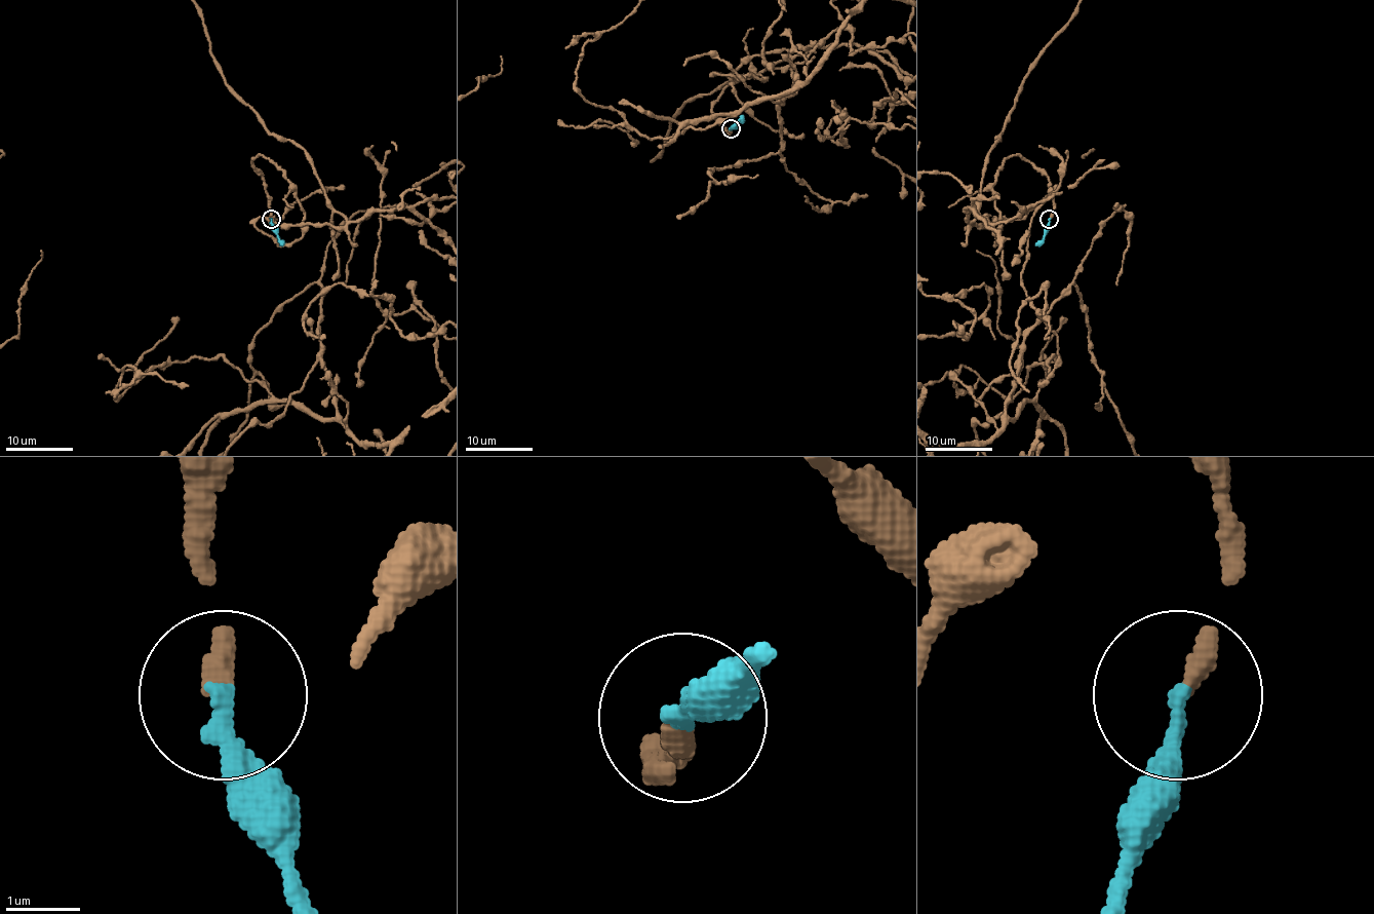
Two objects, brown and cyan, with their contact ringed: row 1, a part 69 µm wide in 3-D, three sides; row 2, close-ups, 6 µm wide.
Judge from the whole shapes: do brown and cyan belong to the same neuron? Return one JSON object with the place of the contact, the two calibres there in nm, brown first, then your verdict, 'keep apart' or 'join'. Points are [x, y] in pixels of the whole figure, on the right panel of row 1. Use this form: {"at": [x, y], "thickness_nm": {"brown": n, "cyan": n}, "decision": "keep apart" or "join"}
{"at": [1049, 219], "thickness_nm": {"brown": 280, "cyan": 240}, "decision": "join"}

